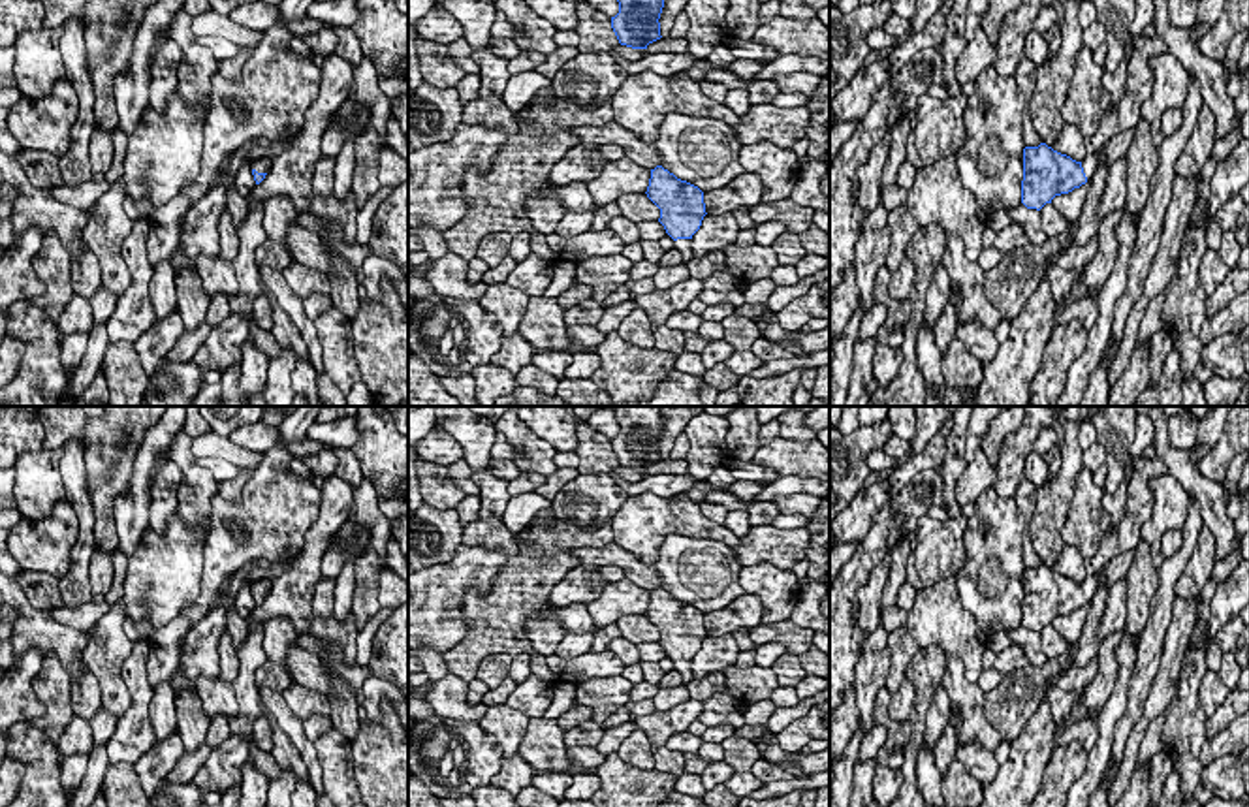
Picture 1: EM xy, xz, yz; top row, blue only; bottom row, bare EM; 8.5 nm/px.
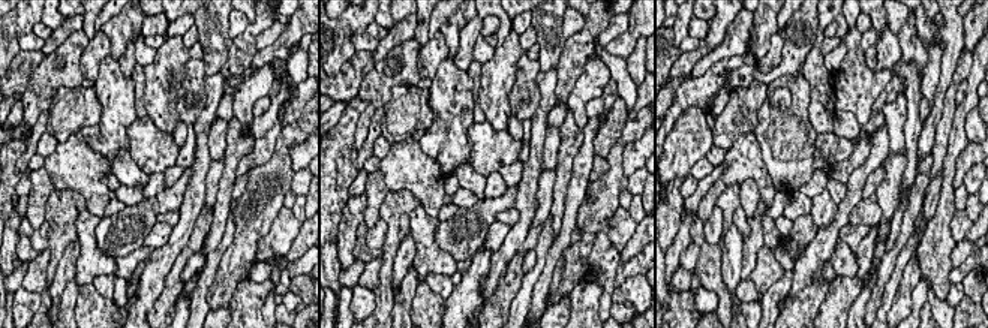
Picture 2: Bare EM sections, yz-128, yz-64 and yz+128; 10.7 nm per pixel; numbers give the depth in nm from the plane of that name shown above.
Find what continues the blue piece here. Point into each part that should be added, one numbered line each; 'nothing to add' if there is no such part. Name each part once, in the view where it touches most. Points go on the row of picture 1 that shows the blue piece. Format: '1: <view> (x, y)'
1: yz (1118, 145)

